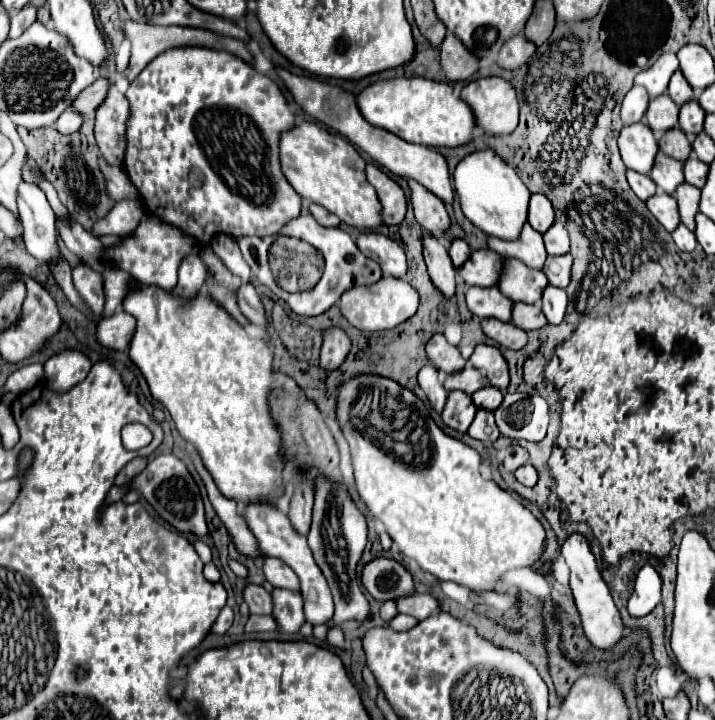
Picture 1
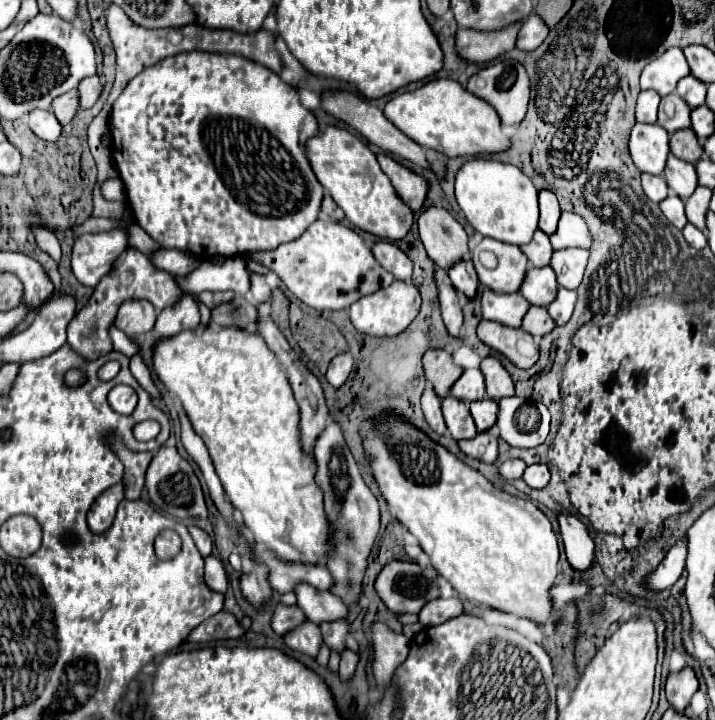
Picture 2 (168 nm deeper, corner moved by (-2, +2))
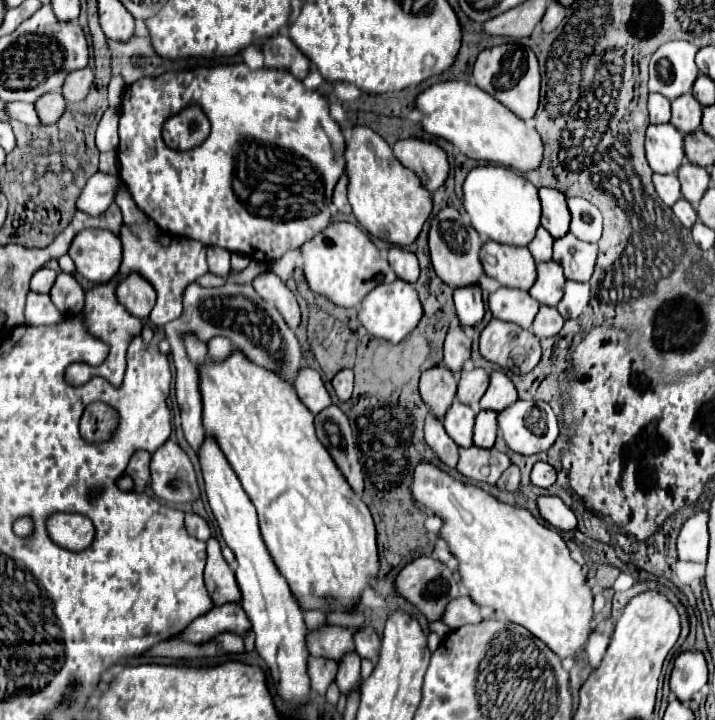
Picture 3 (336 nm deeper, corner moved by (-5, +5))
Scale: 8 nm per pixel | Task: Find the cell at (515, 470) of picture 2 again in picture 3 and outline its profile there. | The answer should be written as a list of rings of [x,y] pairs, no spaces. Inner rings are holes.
[[[510,464],[510,468],[506,468],[506,472],[502,472],[502,476],[500,476],[500,480],[496,484],[500,488],[506,488],[510,492],[516,492],[518,486],[520,486],[520,470],[518,470],[518,466]]]

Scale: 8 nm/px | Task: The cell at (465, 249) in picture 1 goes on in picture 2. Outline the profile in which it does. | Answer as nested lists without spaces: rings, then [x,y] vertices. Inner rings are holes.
[[[471,261],[457,263],[455,267],[449,269],[449,279],[455,291],[461,291],[467,299],[475,299],[477,289],[479,289],[479,279],[475,273],[475,267]]]

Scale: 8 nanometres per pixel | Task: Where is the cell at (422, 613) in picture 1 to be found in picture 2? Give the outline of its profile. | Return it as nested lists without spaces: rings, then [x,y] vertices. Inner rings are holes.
[[[439,597],[437,601],[431,601],[431,603],[427,603],[427,607],[423,607],[423,613],[419,613],[419,621],[425,627],[433,627],[433,625],[441,625],[449,619],[455,619],[461,613],[463,613],[463,603],[459,599]]]

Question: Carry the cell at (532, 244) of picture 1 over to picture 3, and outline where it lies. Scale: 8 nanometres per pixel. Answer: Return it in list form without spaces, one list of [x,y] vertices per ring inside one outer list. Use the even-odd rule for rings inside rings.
[[[538,228],[536,232],[536,238],[528,244],[528,250],[532,252],[534,260],[540,264],[540,262],[548,262],[552,258],[552,244],[554,244],[554,238],[550,236],[550,232],[546,228]]]

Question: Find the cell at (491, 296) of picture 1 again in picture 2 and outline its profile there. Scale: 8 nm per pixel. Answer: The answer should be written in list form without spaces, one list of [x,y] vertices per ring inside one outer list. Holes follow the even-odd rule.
[[[485,289],[481,297],[481,311],[483,319],[503,323],[507,327],[521,327],[521,321],[525,313],[529,311],[531,303],[521,295],[521,293],[495,293]]]

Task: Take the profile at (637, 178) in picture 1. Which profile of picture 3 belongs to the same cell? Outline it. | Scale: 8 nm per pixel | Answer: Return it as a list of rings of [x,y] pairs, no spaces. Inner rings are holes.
[[[654,174],[652,182],[654,182],[658,198],[666,206],[672,206],[680,198],[680,182],[678,182],[676,174]]]

